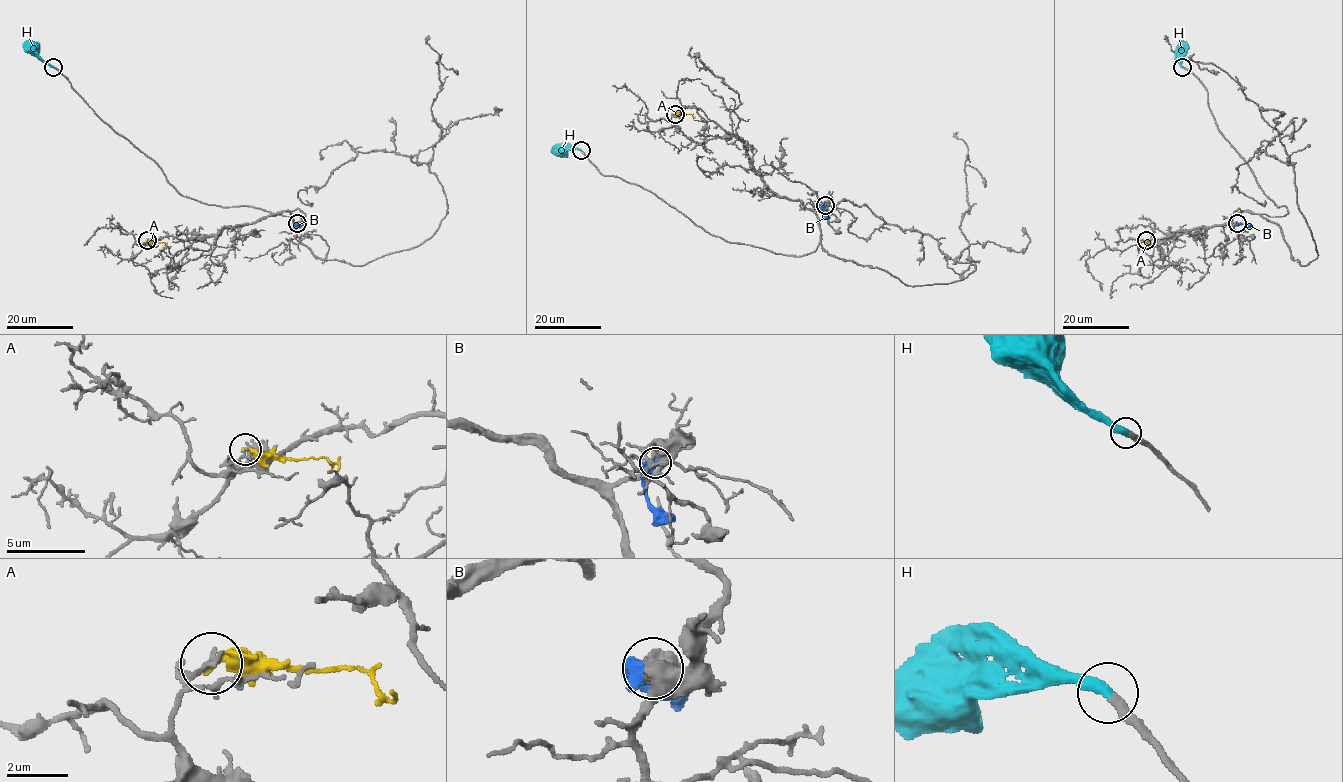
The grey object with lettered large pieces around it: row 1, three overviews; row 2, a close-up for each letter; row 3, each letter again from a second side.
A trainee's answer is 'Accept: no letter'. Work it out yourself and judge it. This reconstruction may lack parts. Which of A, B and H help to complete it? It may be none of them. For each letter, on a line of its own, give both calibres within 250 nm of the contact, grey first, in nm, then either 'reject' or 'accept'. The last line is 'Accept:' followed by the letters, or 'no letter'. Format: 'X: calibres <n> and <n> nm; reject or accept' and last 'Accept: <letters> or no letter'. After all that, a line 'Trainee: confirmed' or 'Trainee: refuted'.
A: calibres 190 and 360 nm; reject
B: calibres 480 and 550 nm; reject
H: calibres 340 and 440 nm; accept
Accept: H
Trainee: refuted

